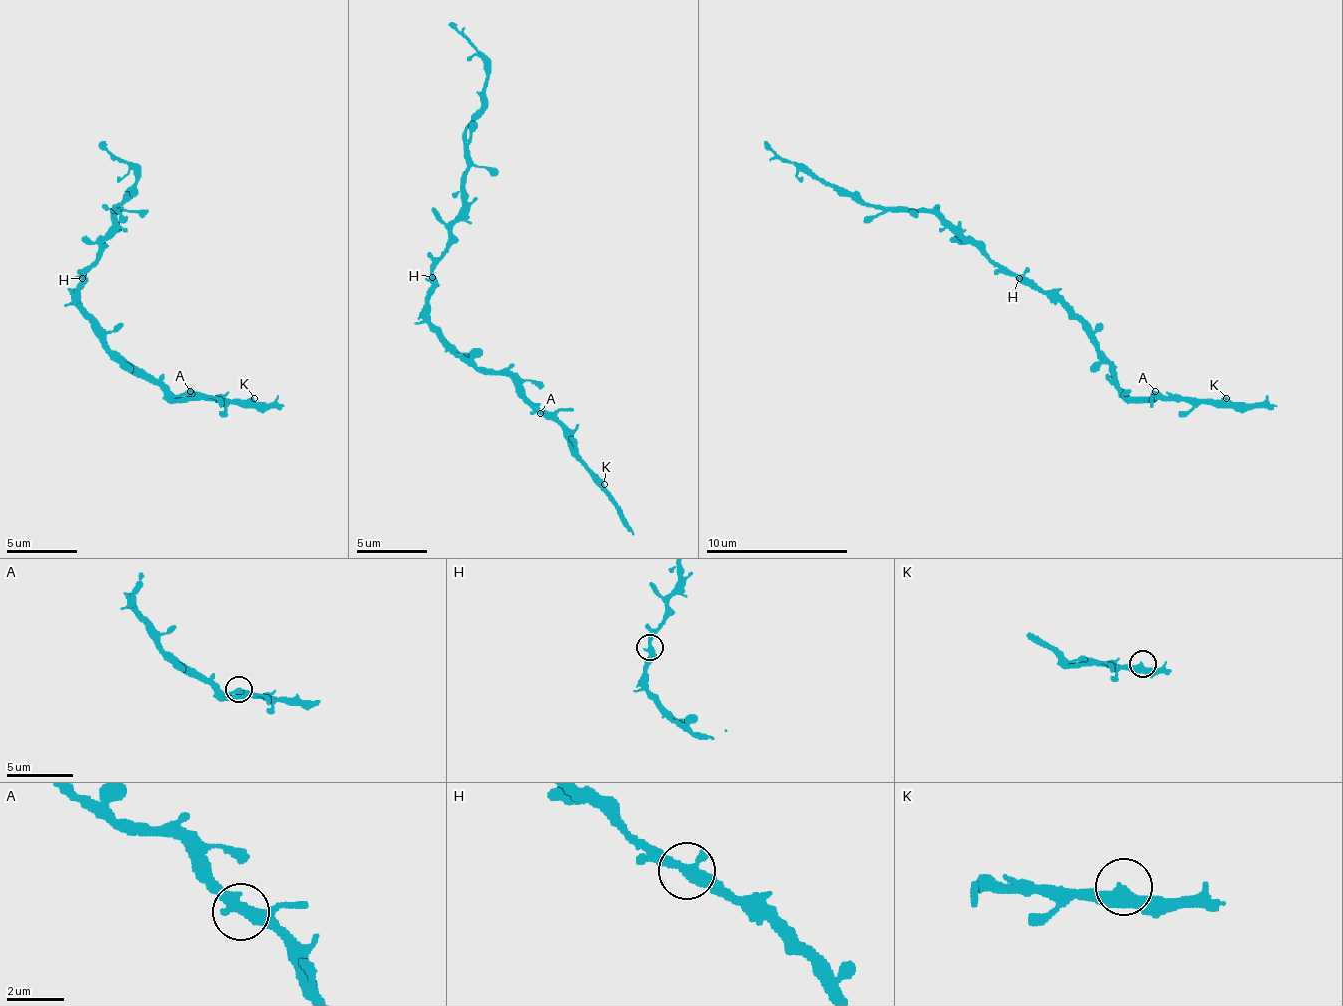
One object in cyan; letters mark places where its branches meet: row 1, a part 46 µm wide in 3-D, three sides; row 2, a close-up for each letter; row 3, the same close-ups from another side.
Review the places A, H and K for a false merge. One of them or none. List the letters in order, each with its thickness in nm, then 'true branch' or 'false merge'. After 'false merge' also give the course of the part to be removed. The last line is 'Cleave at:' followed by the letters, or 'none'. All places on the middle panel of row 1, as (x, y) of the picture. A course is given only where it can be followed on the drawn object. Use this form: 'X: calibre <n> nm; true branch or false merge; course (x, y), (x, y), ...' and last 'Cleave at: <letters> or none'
A: calibre 340 nm; true branch
H: calibre 400 nm; true branch
K: calibre 400 nm; true branch
Cleave at: none

